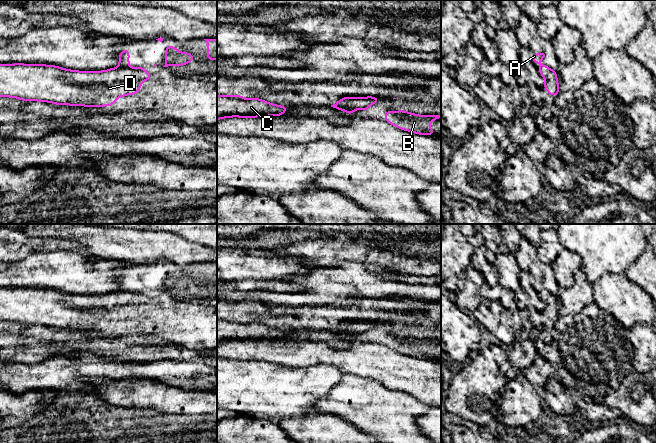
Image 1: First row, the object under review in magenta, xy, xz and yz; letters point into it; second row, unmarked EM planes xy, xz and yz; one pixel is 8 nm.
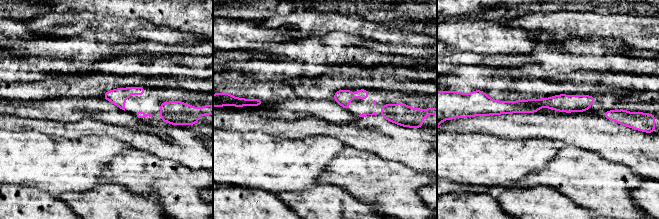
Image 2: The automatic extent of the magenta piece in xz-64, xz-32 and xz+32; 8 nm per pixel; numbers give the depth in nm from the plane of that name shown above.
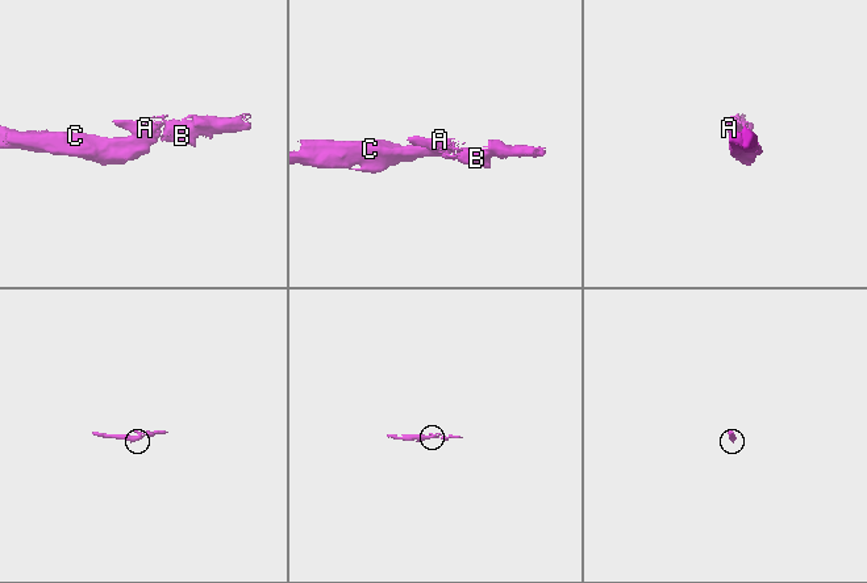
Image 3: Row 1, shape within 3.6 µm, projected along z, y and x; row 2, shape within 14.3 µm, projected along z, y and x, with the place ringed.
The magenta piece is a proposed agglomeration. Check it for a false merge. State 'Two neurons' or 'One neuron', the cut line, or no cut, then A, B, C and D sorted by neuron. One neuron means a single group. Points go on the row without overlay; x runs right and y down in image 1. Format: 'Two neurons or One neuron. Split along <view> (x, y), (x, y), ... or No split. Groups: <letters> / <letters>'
Two neurons. Split along xz (359, 322), (366, 325), (368, 329). Groups: A B / C D

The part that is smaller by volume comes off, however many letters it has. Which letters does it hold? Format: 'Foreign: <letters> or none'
Foreign: A, B

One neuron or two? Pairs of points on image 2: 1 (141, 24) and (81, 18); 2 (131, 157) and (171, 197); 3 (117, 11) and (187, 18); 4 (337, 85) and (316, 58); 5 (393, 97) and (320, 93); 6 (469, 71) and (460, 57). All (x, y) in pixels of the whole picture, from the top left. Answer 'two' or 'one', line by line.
1: one
2: one
3: one
4: two
5: two
6: two

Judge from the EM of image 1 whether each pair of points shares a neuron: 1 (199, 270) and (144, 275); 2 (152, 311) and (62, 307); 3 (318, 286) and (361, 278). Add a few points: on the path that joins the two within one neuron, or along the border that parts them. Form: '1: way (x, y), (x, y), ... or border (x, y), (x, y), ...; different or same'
1: way (185, 270), (176, 267), (165, 267), (158, 270); same
2: way (130, 313), (84, 313); same
3: way (329, 284), (350, 280); same

